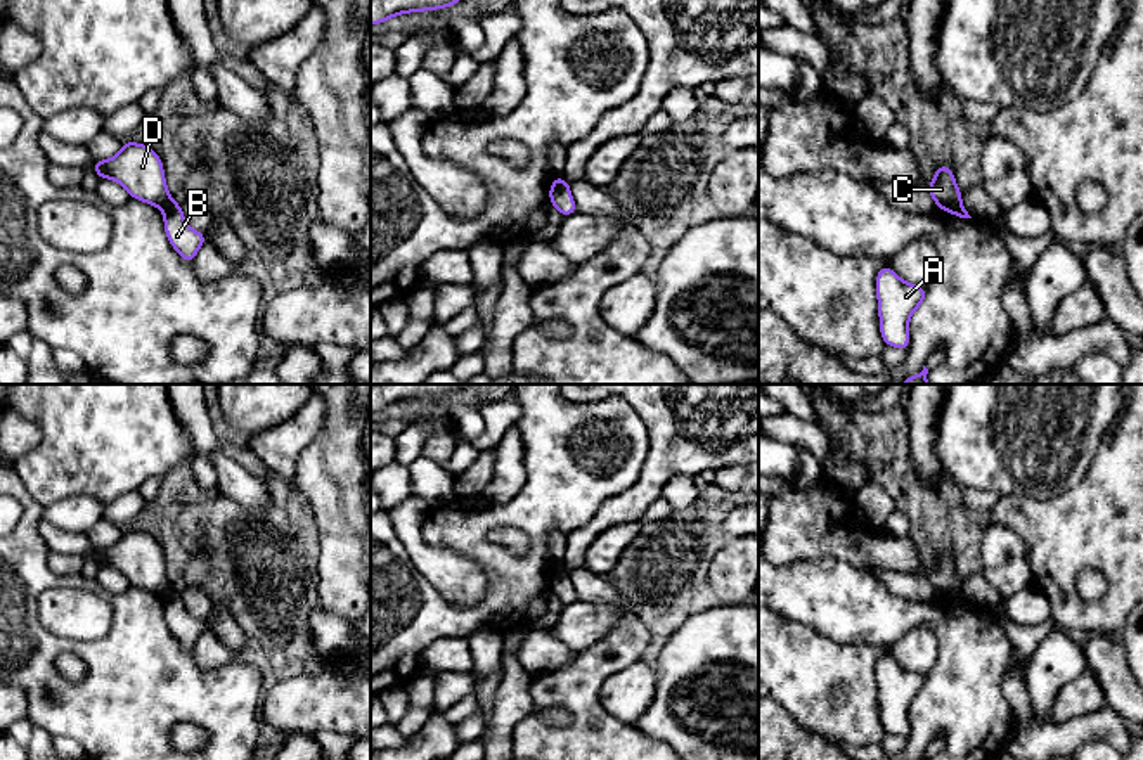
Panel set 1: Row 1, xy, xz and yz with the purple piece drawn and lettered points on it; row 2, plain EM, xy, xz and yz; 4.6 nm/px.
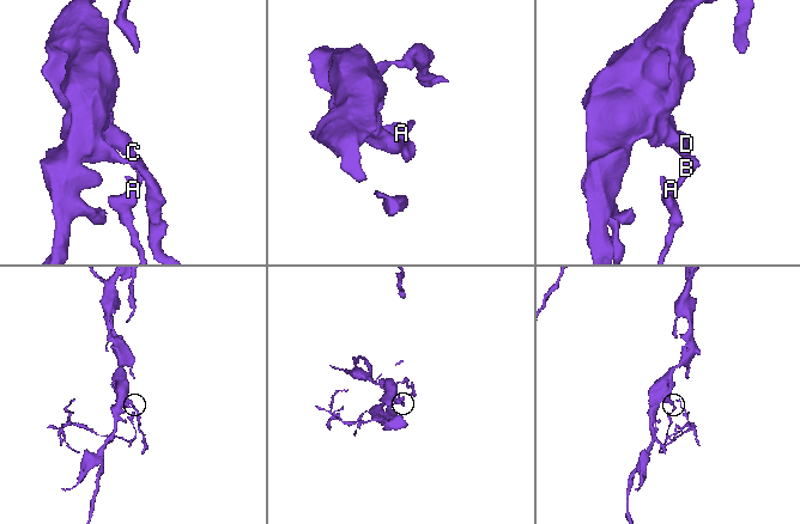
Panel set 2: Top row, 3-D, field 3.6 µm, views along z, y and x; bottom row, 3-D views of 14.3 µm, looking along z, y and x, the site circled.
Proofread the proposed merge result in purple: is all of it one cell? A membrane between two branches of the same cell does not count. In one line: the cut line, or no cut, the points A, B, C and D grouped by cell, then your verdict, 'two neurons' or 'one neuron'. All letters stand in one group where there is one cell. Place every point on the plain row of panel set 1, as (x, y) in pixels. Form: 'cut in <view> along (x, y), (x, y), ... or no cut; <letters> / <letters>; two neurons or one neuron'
cut in yz along (960, 589), (946, 598); A B / C D; two neurons

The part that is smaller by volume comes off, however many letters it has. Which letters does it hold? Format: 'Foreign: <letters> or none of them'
Foreign: A, B

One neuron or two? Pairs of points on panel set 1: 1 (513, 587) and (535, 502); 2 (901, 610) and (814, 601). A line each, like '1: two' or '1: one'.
1: one
2: one

